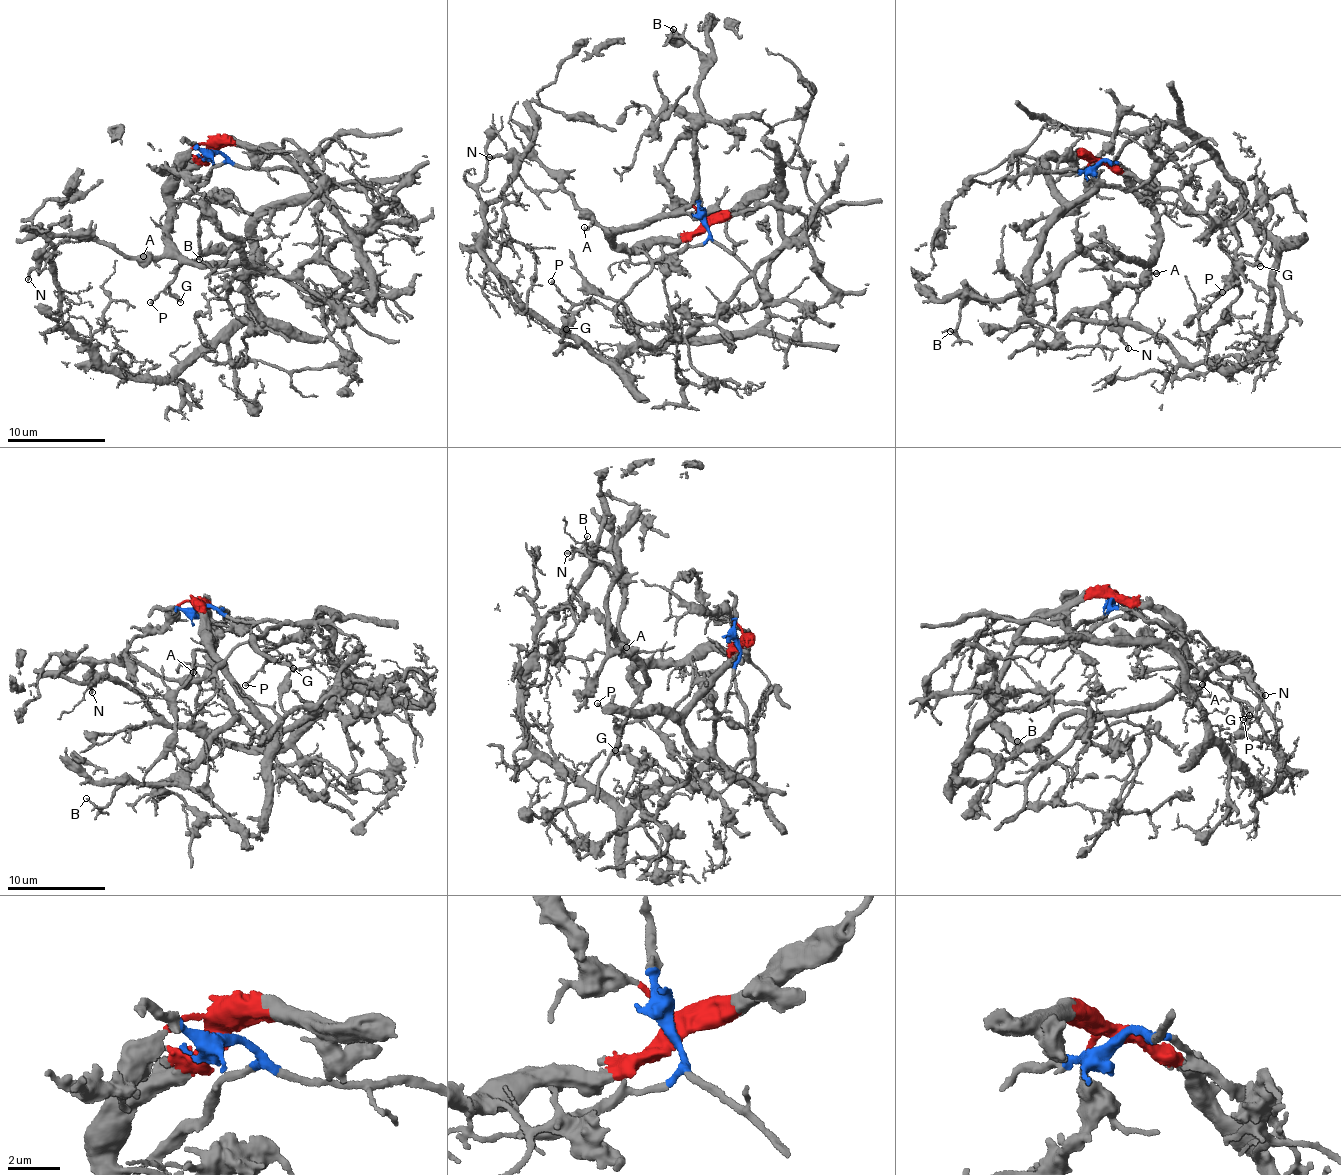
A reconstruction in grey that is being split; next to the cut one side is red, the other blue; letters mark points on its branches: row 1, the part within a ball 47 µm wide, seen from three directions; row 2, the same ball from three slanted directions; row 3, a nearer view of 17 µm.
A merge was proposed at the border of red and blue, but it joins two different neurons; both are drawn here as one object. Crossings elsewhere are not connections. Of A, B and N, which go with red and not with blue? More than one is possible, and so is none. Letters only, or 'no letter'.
A, B, N

